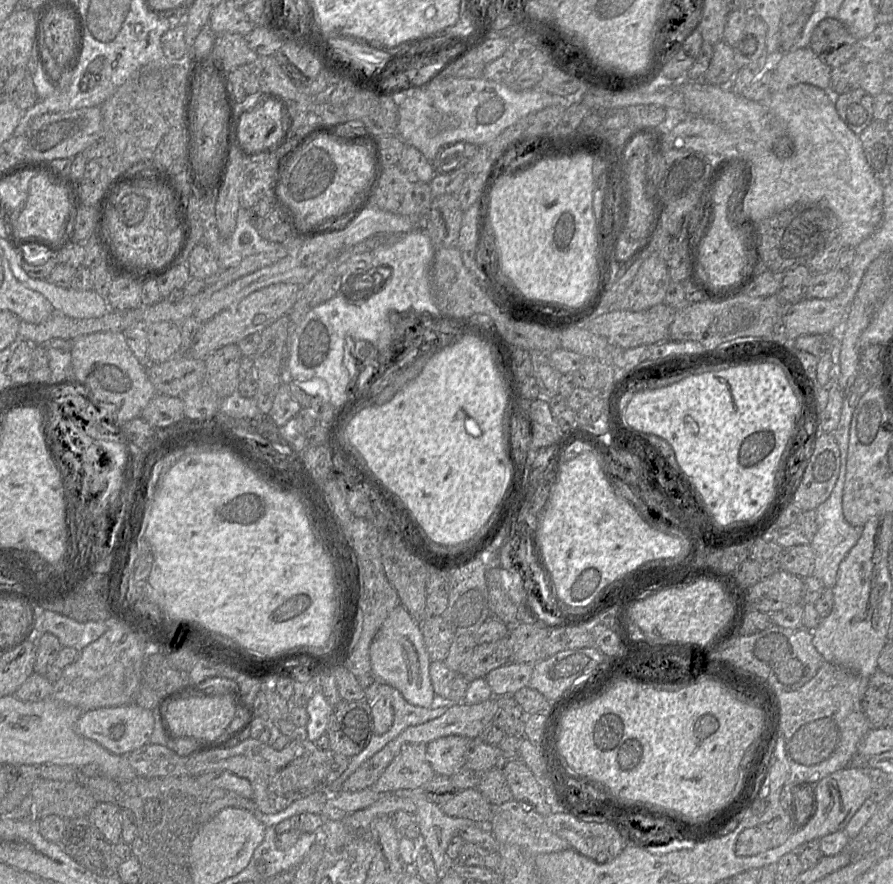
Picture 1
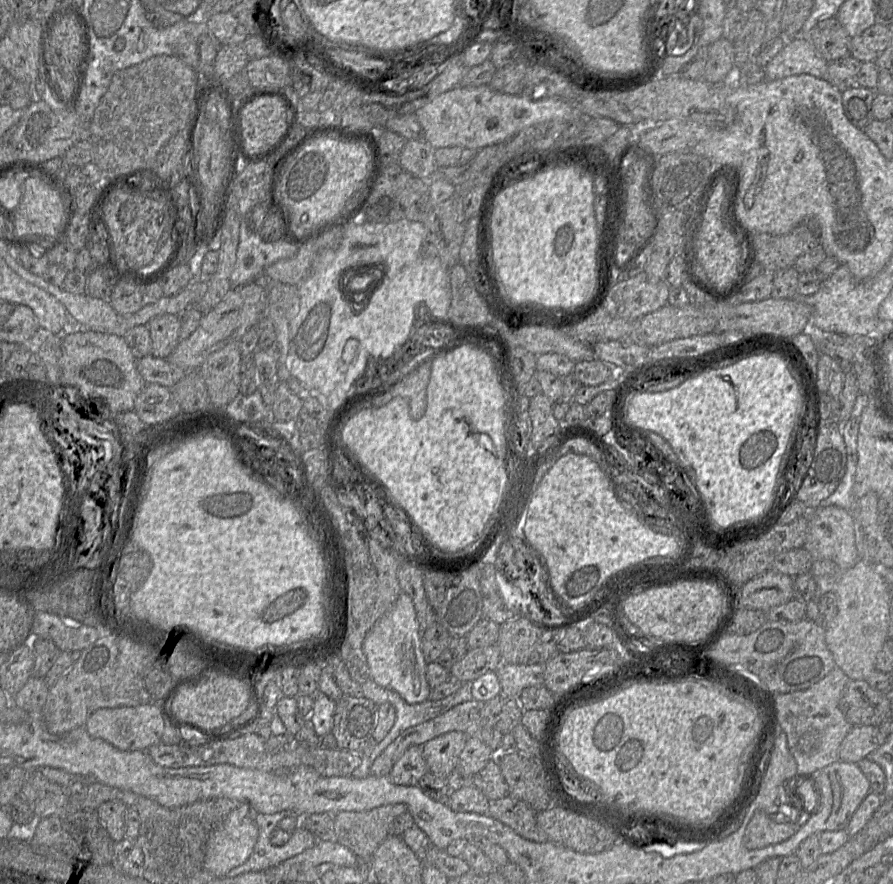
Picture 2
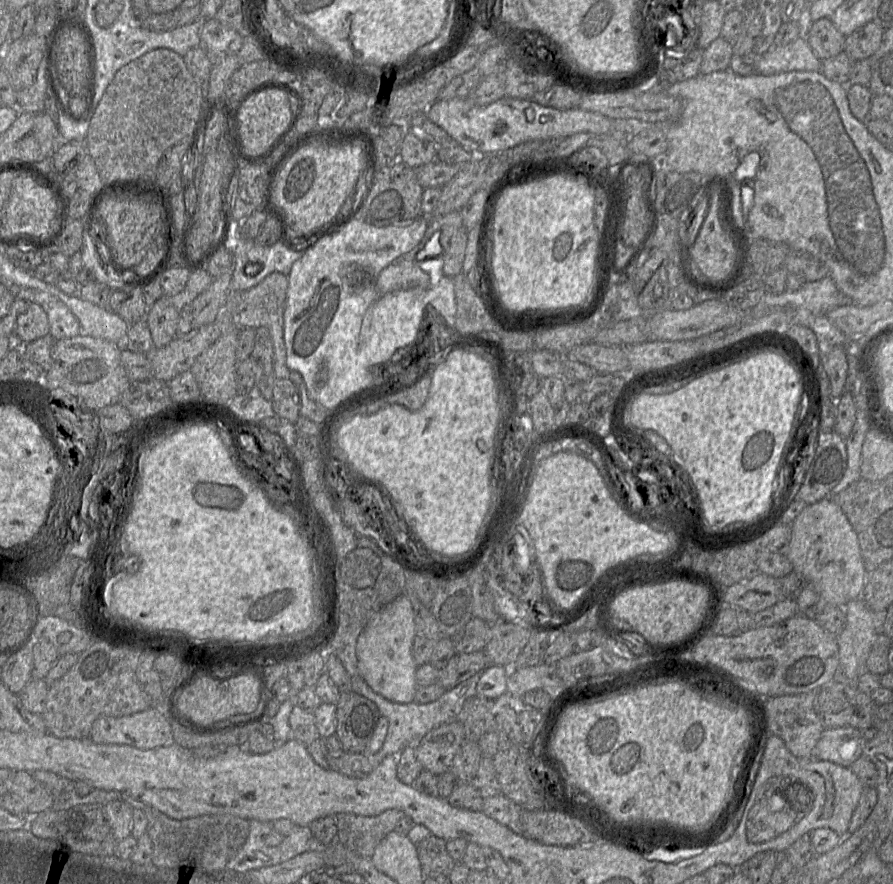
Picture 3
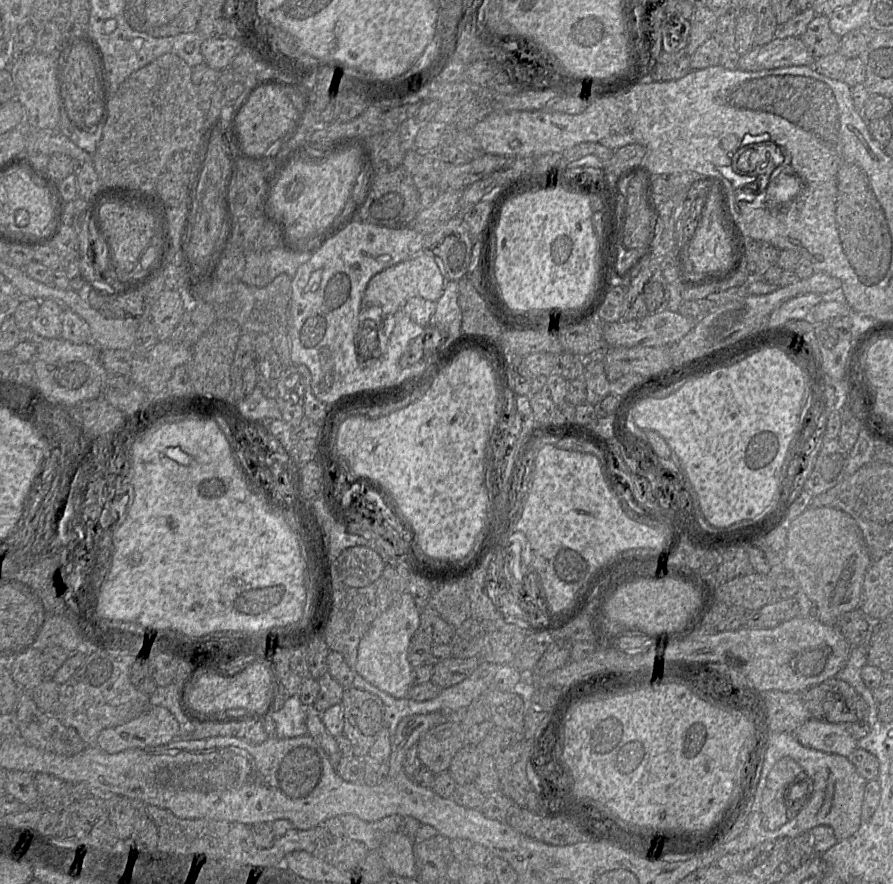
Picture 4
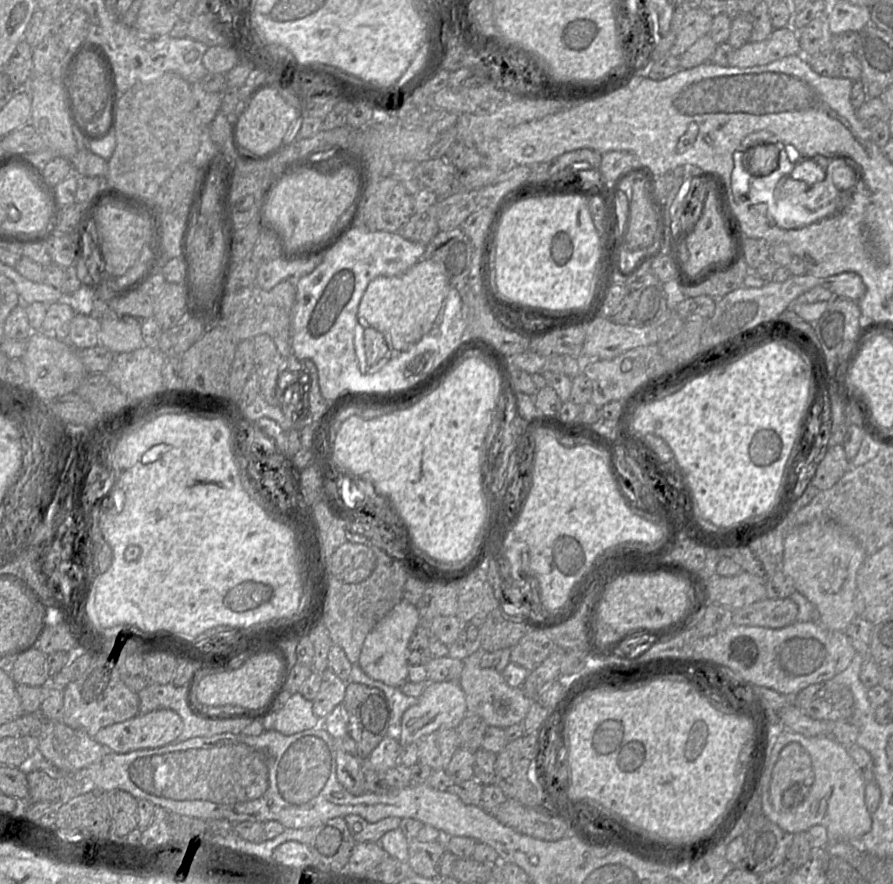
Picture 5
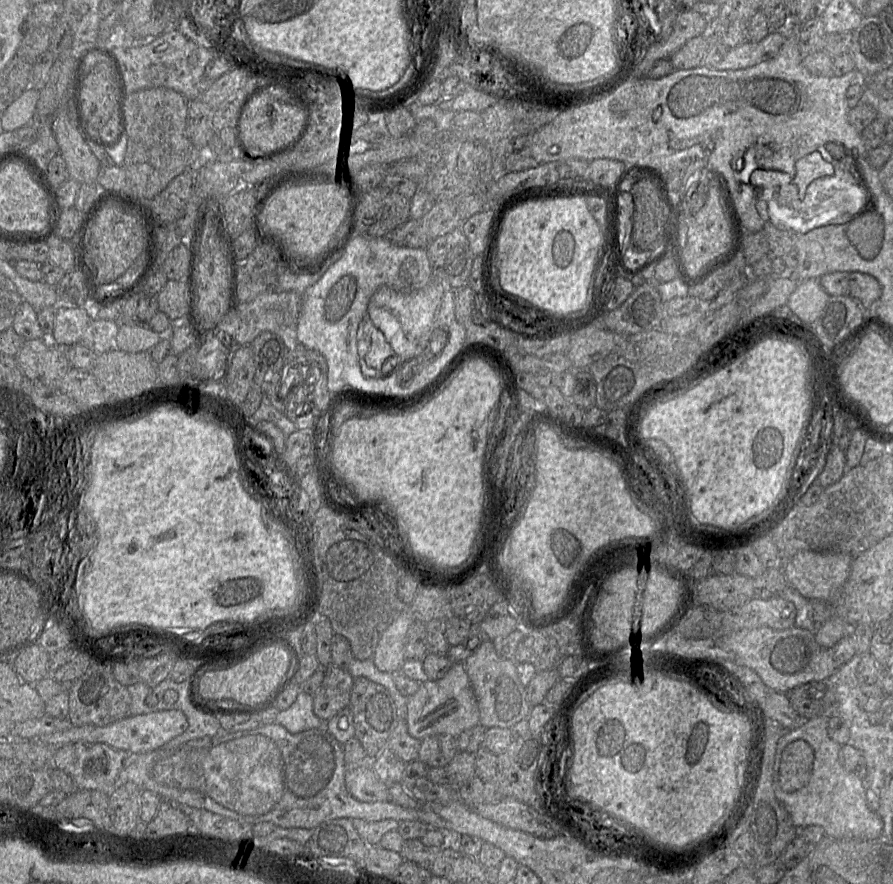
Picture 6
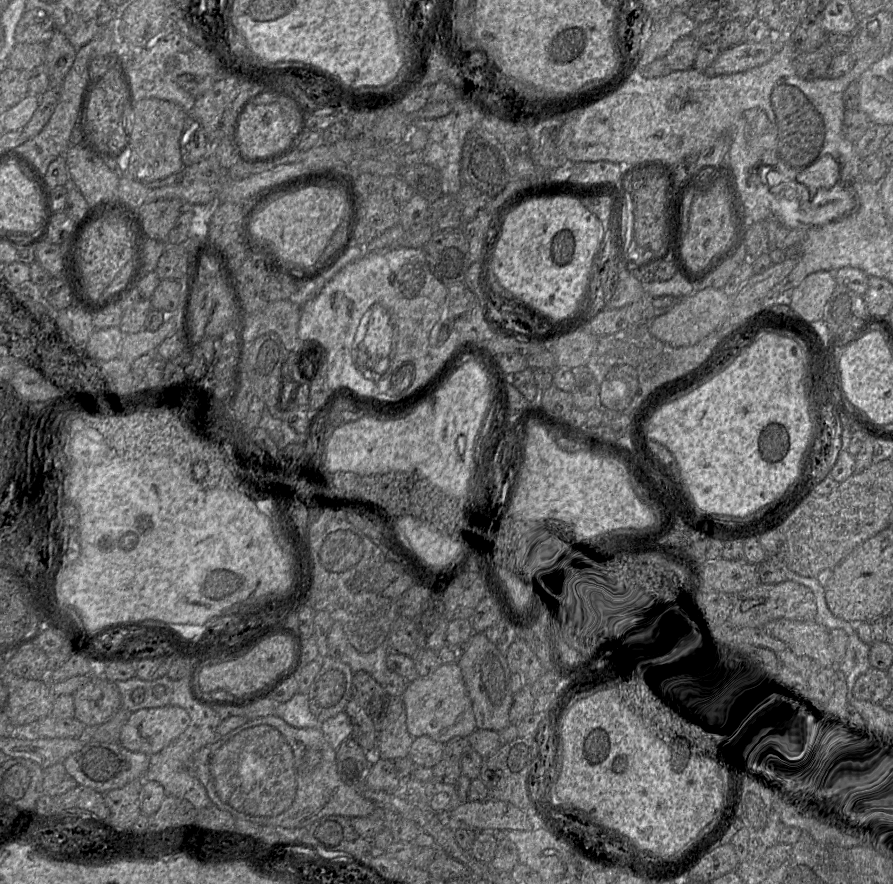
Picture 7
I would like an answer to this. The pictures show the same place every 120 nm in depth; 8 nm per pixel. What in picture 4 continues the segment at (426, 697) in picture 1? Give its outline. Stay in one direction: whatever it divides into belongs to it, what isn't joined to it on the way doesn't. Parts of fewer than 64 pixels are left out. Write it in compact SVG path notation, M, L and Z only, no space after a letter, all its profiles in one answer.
M404 592L387 610L370 624L358 645L355 672L376 688L395 698L409 695L412 671L408 647L414 633L420 628L421 610L408 592Z

